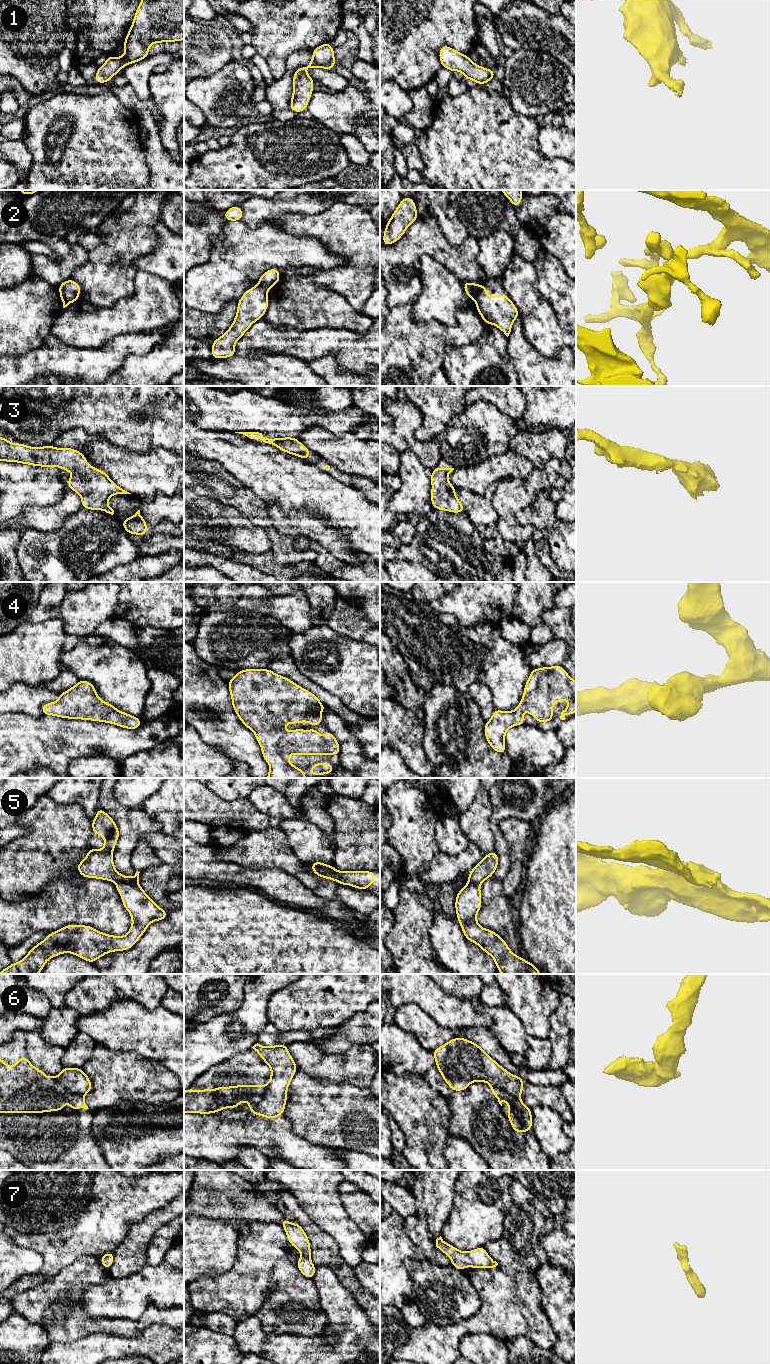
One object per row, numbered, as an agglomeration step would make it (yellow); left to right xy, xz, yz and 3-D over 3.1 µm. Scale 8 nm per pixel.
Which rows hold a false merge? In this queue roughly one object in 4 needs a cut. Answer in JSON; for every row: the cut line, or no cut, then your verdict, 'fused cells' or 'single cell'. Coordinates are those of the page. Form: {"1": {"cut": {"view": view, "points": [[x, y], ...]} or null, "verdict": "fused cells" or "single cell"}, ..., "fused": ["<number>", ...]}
{"1": {"cut": null, "verdict": "single cell"}, "2": {"cut": {"view": "yz", "points": [[481, 286], [474, 299]]}, "verdict": "fused cells"}, "3": {"cut": null, "verdict": "single cell"}, "4": {"cut": null, "verdict": "single cell"}, "5": {"cut": {"view": "xz", "points": [[311, 865], [314, 867], [333, 867]]}, "verdict": "fused cells"}, "6": {"cut": {"view": "xy", "points": [[54, 1078], [67, 1090], [82, 1096]]}, "verdict": "fused cells"}, "7": {"cut": null, "verdict": "single cell"}, "fused": ["2", "5", "6"]}

